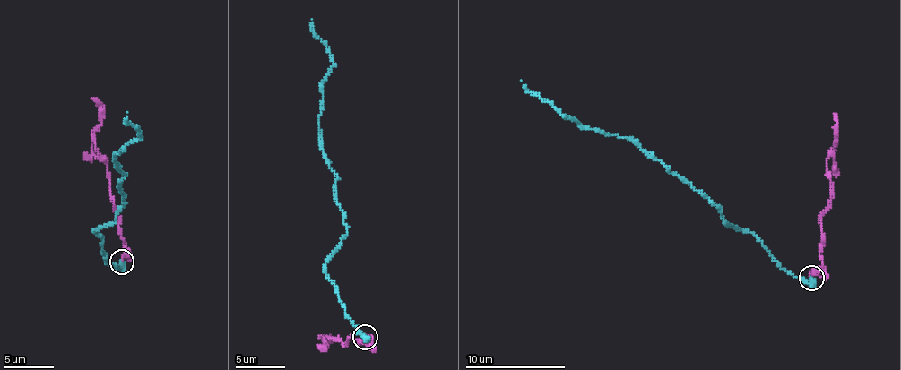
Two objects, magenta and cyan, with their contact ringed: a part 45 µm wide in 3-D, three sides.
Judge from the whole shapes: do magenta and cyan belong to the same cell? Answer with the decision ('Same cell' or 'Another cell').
Another cell

